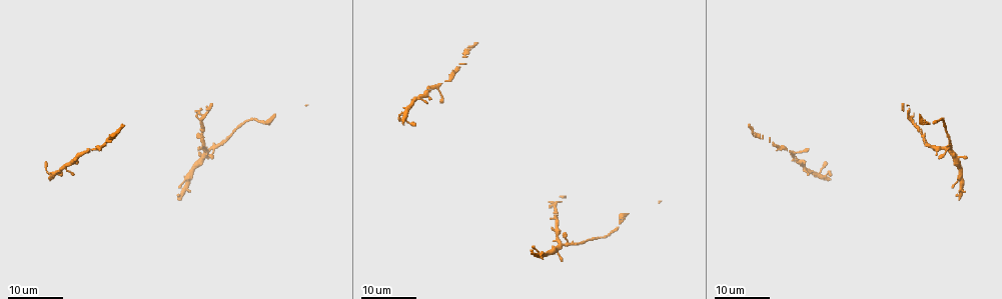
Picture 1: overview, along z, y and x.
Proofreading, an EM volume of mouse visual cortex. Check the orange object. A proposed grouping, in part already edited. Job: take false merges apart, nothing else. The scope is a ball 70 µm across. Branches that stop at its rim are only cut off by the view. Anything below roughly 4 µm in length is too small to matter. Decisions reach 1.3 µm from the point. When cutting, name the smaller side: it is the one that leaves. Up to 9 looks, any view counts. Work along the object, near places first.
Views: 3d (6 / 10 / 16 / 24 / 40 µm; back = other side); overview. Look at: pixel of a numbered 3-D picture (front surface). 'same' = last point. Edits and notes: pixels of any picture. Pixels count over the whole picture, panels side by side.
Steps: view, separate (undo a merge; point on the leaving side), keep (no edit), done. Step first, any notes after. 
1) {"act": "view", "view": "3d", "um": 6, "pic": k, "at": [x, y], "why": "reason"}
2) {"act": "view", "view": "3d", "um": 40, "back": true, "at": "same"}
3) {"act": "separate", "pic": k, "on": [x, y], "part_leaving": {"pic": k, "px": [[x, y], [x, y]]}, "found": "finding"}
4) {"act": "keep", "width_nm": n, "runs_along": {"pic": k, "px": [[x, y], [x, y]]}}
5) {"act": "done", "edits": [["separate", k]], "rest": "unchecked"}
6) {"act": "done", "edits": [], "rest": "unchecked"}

{"act": "view", "view": "3d", "um": 16, "pic": 1, "at": [565, 243], "why": "looks like a crossing"}

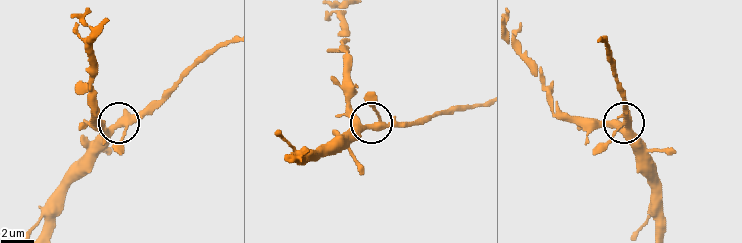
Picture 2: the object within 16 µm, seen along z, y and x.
{"act": "view", "view": "3d", "um": 10, "pic": 2, "at": [368, 125]}

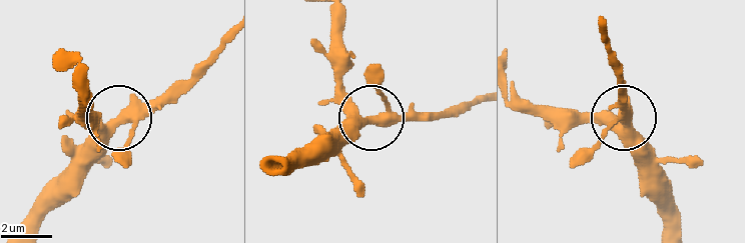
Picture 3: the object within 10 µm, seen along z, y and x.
{"act": "view", "view": "3d", "um": 10, "back": true, "pic": 3, "at": [371, 121]}

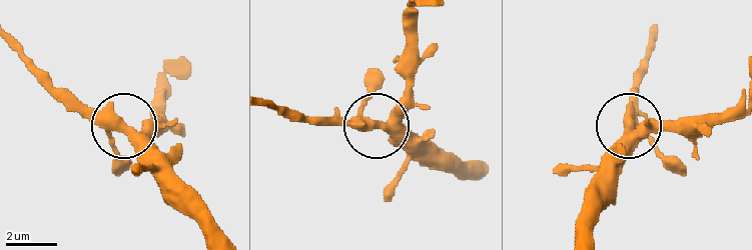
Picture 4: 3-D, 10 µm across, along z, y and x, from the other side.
{"act": "keep", "side_arm_um": 11, "runs_along": {"pic": 4, "px": [[415, 22], [407, 93], [381, 123], [409, 127], [432, 149]]}, "found": "one neuron here"}

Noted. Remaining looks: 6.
{"act": "view", "view": "3d", "um": 16, "pic": 1, "at": [197, 111]}

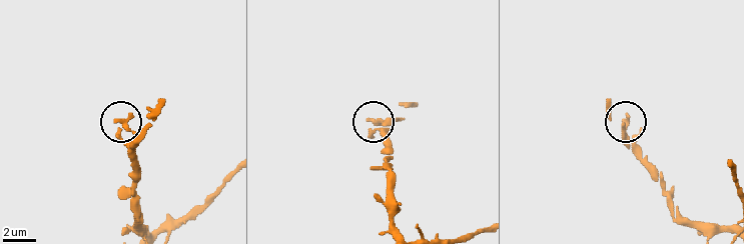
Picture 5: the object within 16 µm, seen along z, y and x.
{"act": "view", "view": "3d", "um": 10, "pic": 5, "at": [623, 120]}

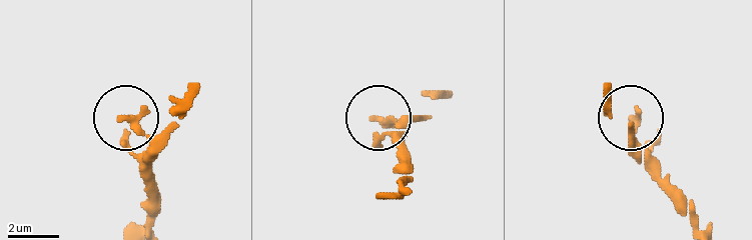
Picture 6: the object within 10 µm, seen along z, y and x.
{"act": "keep", "found": "one neuron here"}

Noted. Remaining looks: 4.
{"act": "view", "view": "3d", "um": 24, "pic": 1, "at": [922, 115], "why": "sudden change in width"}

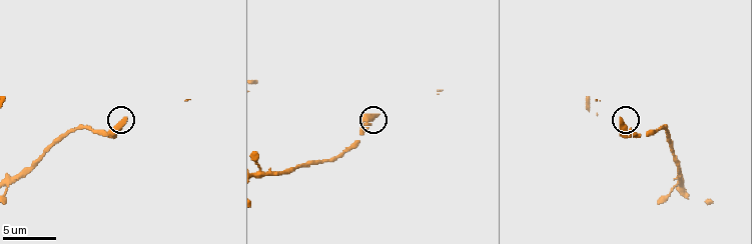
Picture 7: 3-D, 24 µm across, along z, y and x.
{"act": "view", "view": "3d", "um": 10, "pic": 7, "at": [374, 118], "why": "zoom in"}

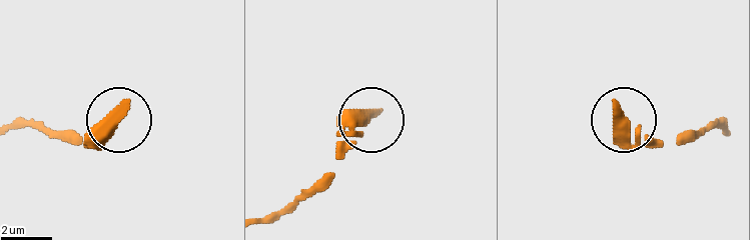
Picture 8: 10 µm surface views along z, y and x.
{"act": "keep", "width_nm": 590, "runs_along": {"pic": 8, "px": [[267, 220], [299, 205], [368, 123]]}, "found": "continuous, no second neuron"}

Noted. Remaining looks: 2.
{"act": "view", "view": "3d", "um": 24, "pic": 1, "at": [464, 56], "why": "sudden change in width"}

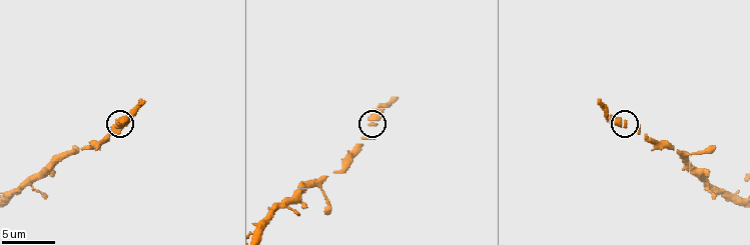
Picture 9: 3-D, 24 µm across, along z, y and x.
{"act": "view", "view": "3d", "um": 10, "pic": 9, "at": [375, 123]}

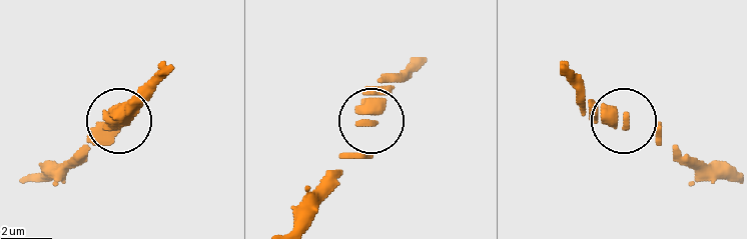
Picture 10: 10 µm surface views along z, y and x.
{"act": "keep", "found": "continuous, no second neuron"}

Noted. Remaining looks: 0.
{"act": "done", "edits": [], "rest": "unchecked"}

